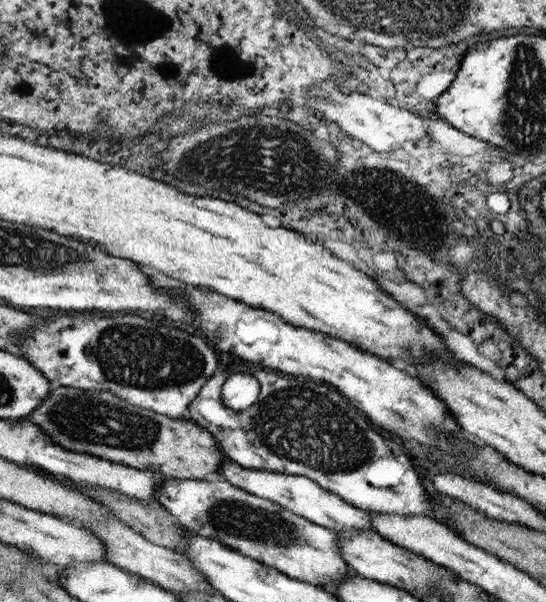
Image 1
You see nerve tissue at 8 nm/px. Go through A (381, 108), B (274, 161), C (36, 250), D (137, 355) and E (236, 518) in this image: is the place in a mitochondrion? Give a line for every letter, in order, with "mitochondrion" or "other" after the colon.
A: other
B: mitochondrion
C: mitochondrion
D: mitochondrion
E: mitochondrion

